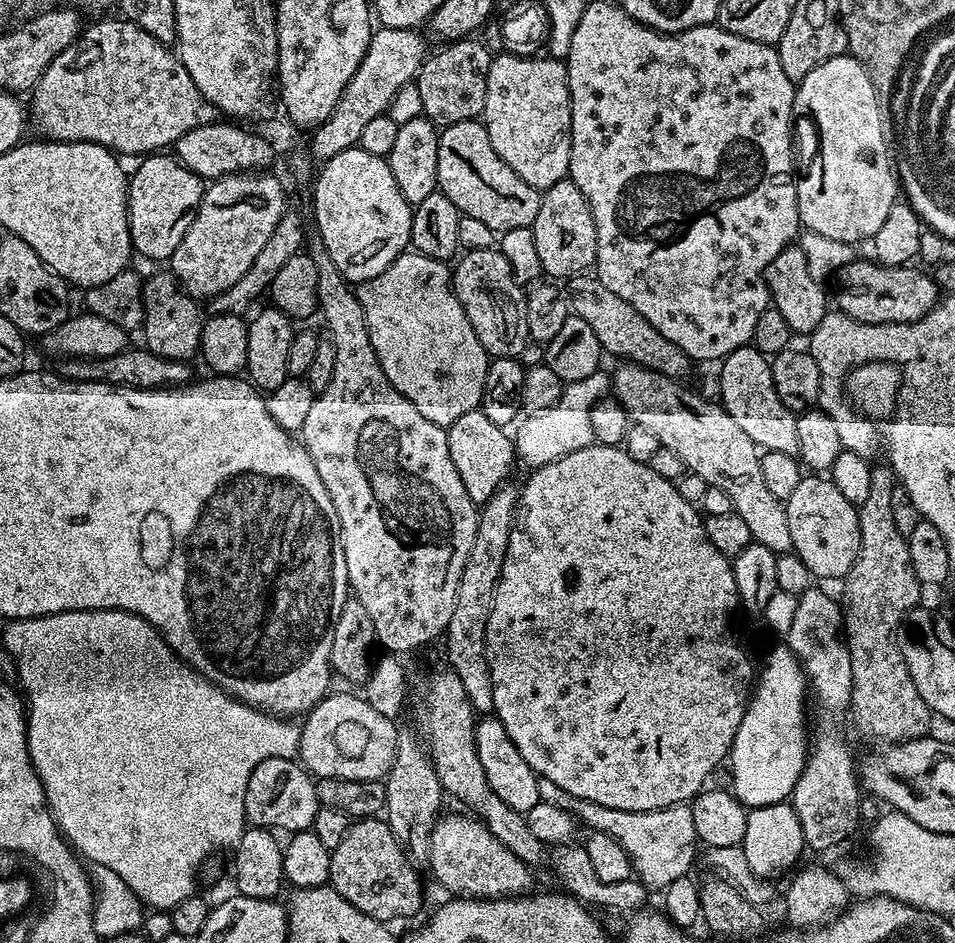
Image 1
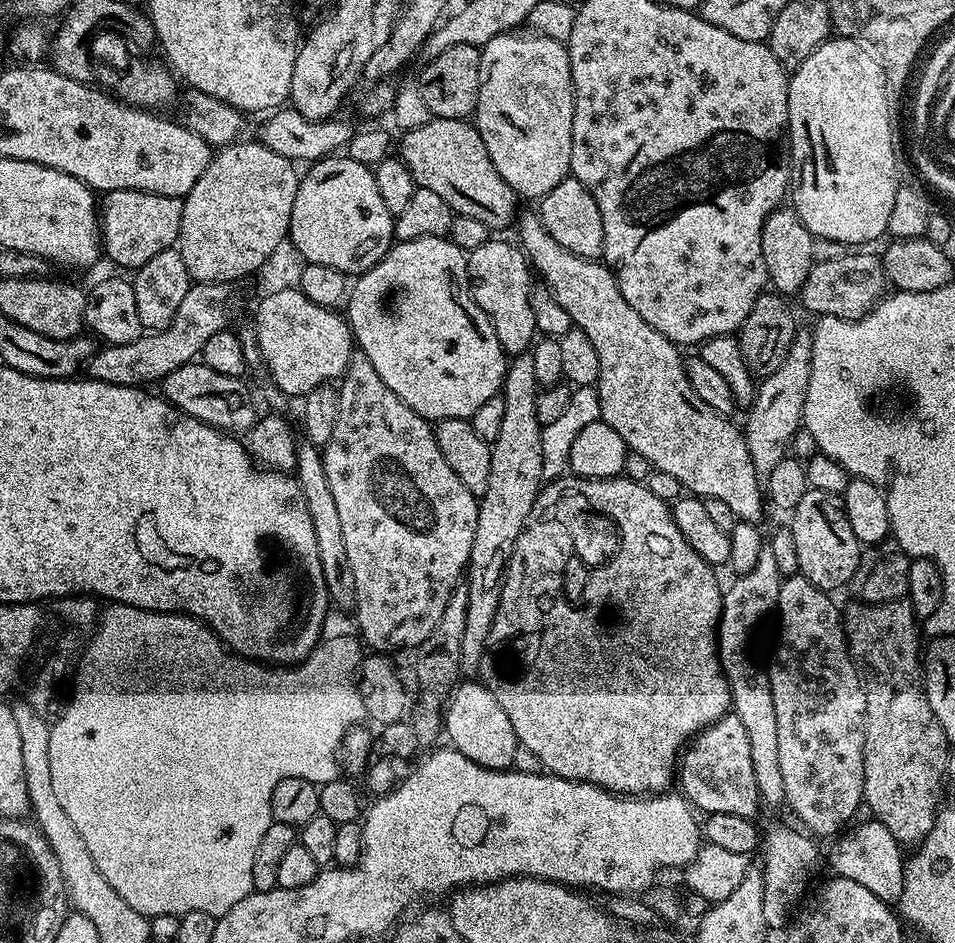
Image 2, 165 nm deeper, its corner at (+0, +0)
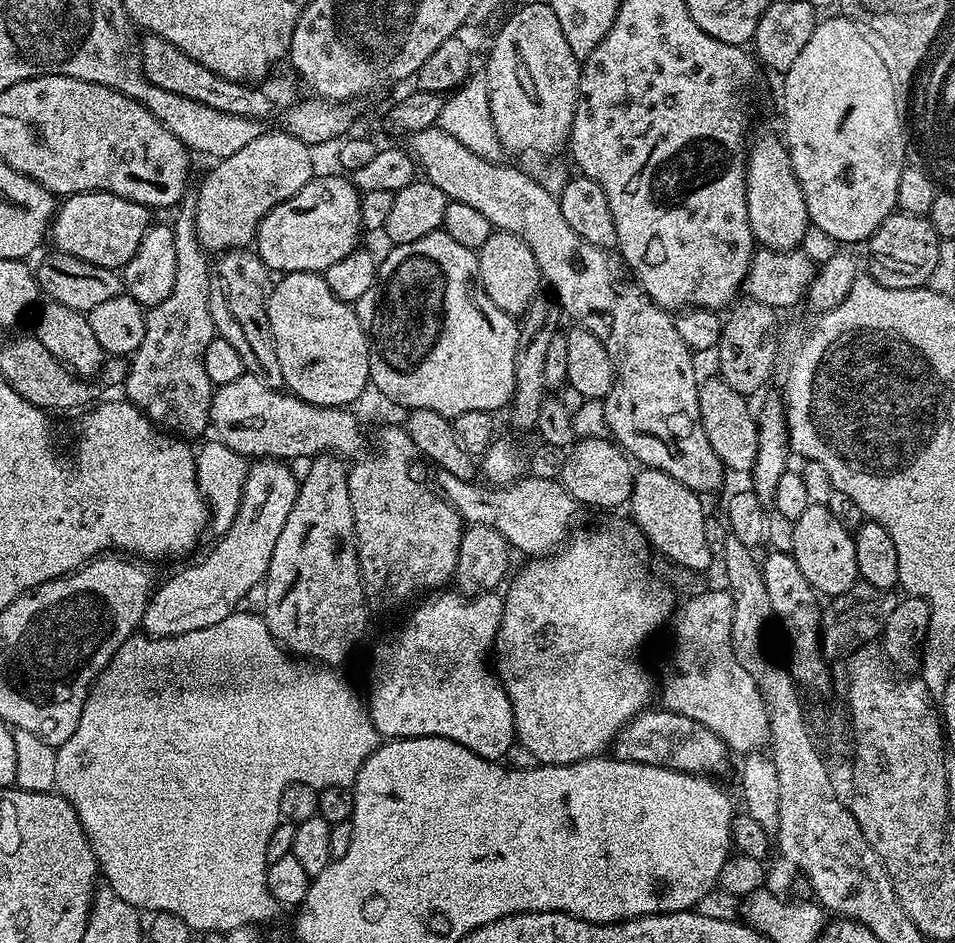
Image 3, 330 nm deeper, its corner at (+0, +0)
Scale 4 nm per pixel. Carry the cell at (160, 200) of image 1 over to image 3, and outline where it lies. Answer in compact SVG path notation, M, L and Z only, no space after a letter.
M79 192L67 197L57 207L56 214L50 225L50 244L58 252L65 252L74 258L82 258L82 262L90 262L94 266L122 270L130 258L138 250L142 238L148 233L154 223L153 209L147 208L145 204L130 202L125 196L119 196L113 192Z

